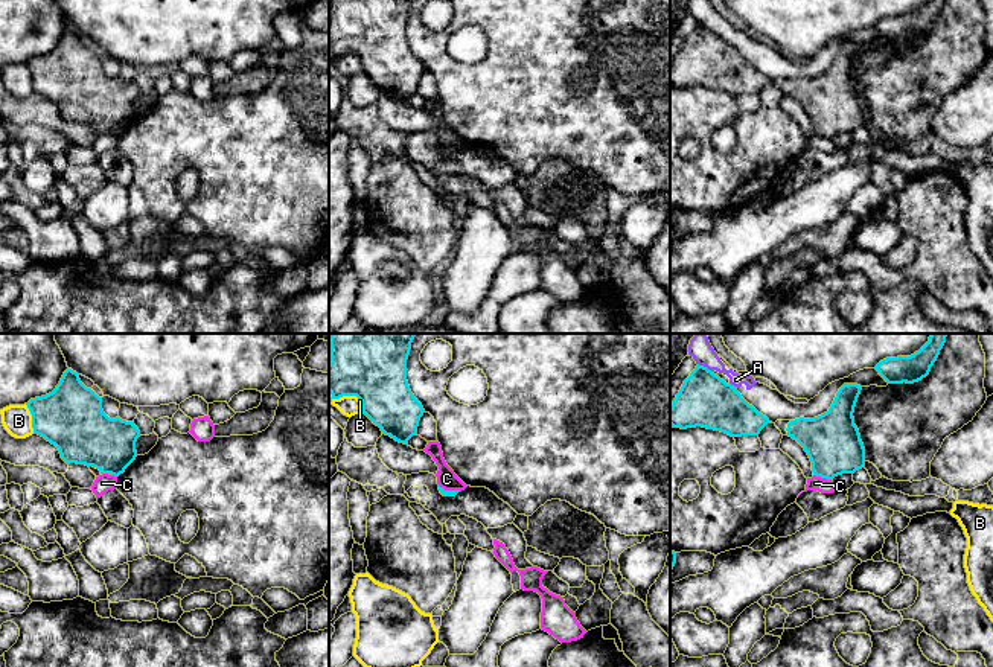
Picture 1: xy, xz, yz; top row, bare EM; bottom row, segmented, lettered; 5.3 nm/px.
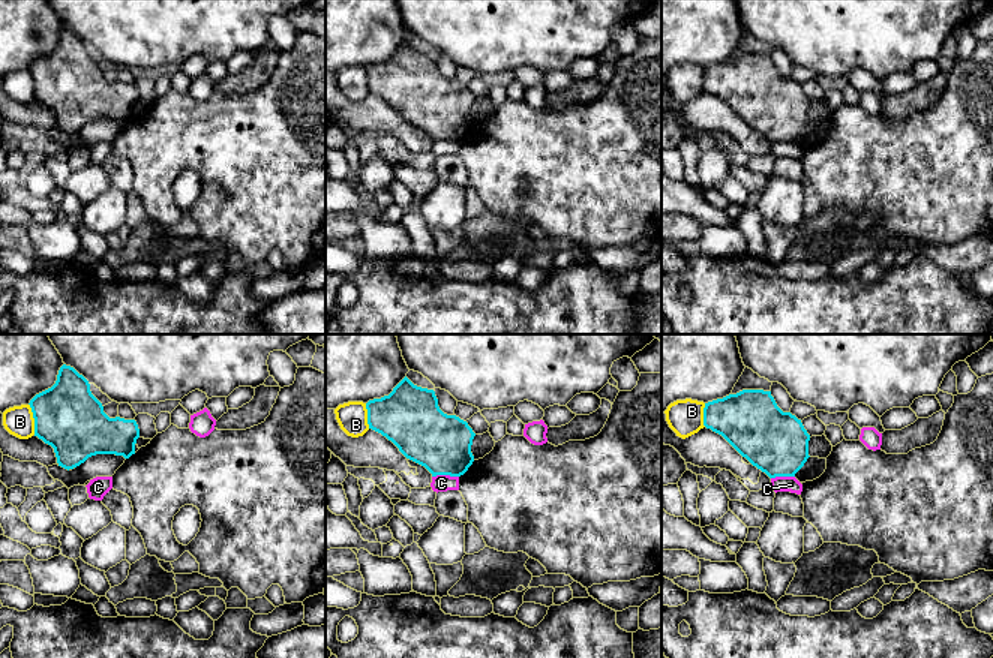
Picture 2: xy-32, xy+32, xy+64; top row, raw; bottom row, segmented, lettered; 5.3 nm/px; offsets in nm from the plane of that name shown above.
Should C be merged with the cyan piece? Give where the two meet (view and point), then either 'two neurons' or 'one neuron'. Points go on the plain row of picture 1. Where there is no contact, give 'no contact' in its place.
yz (823, 136) | two neurons

